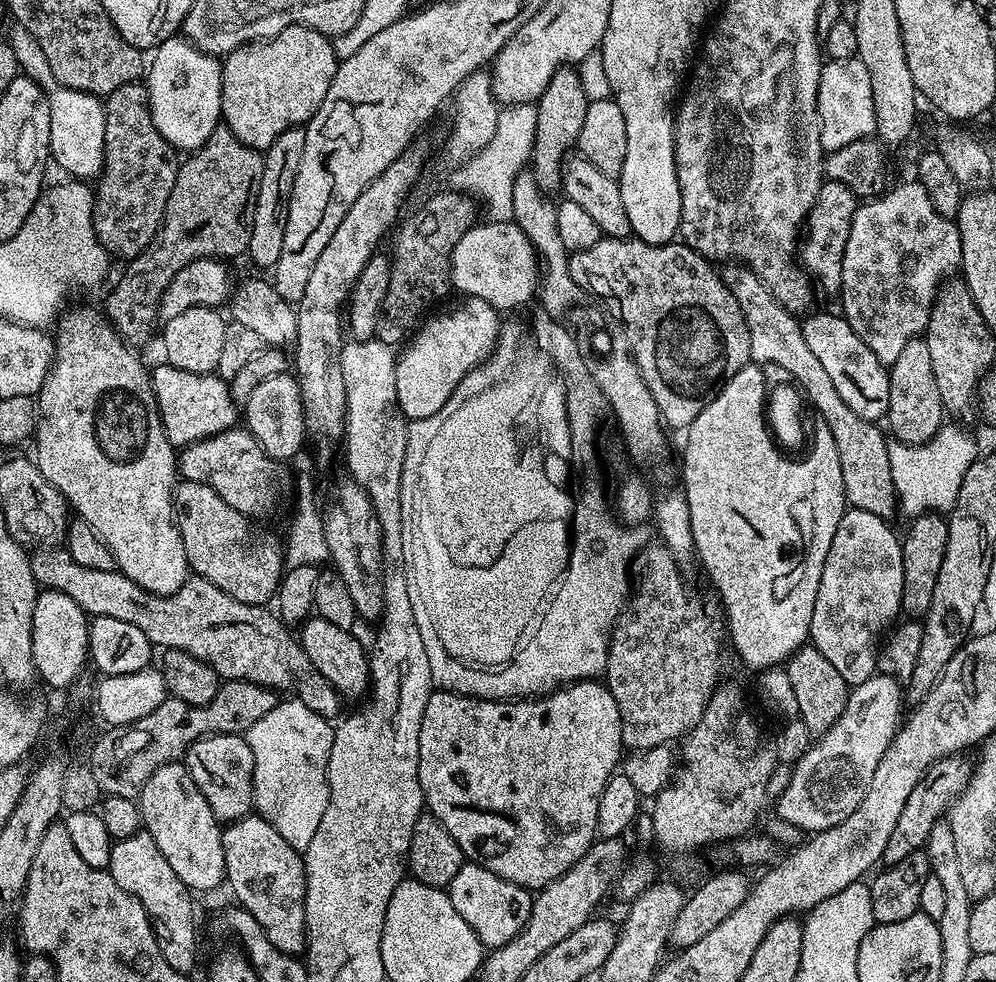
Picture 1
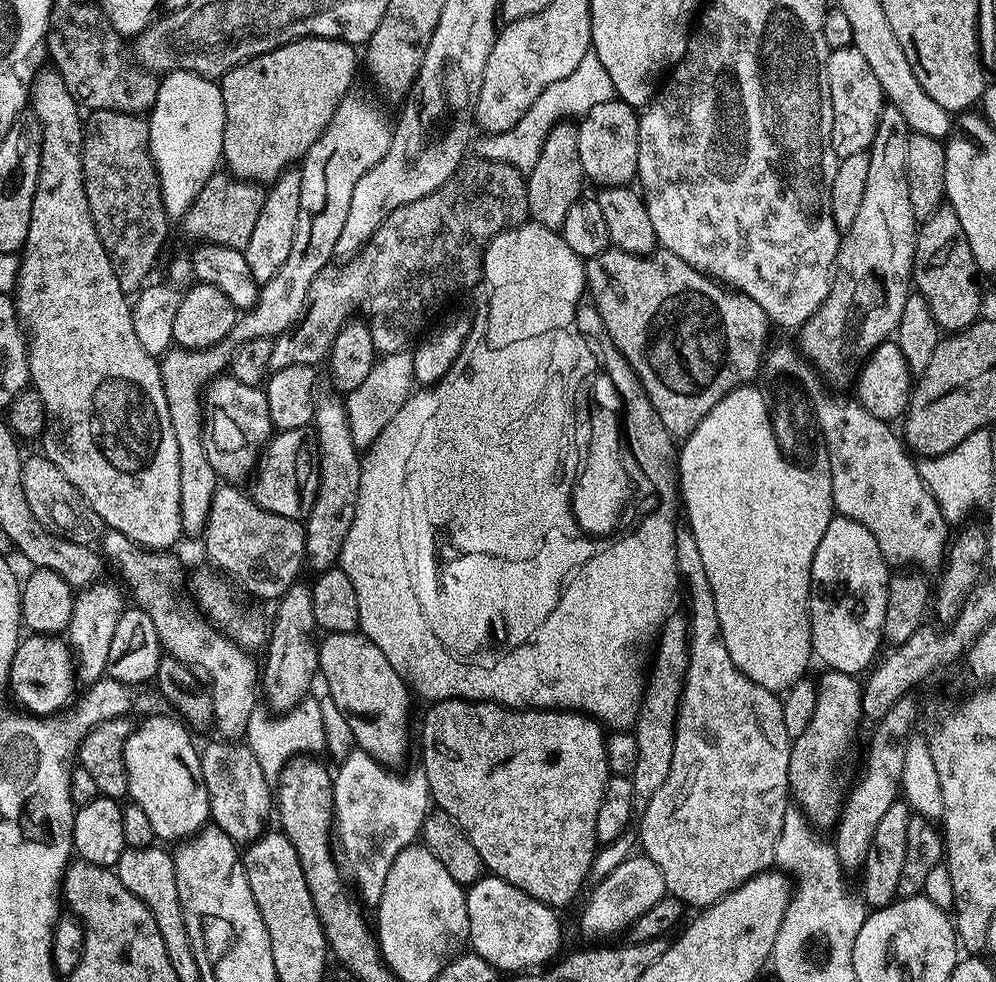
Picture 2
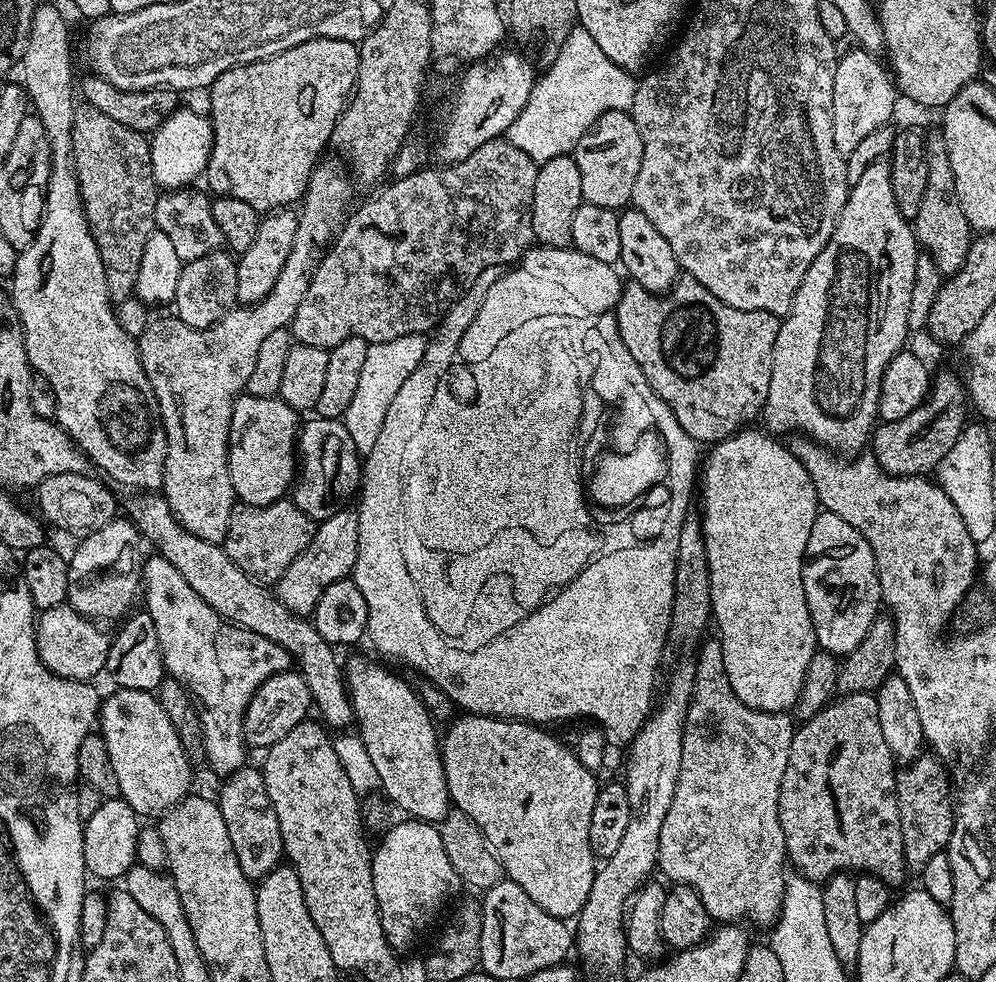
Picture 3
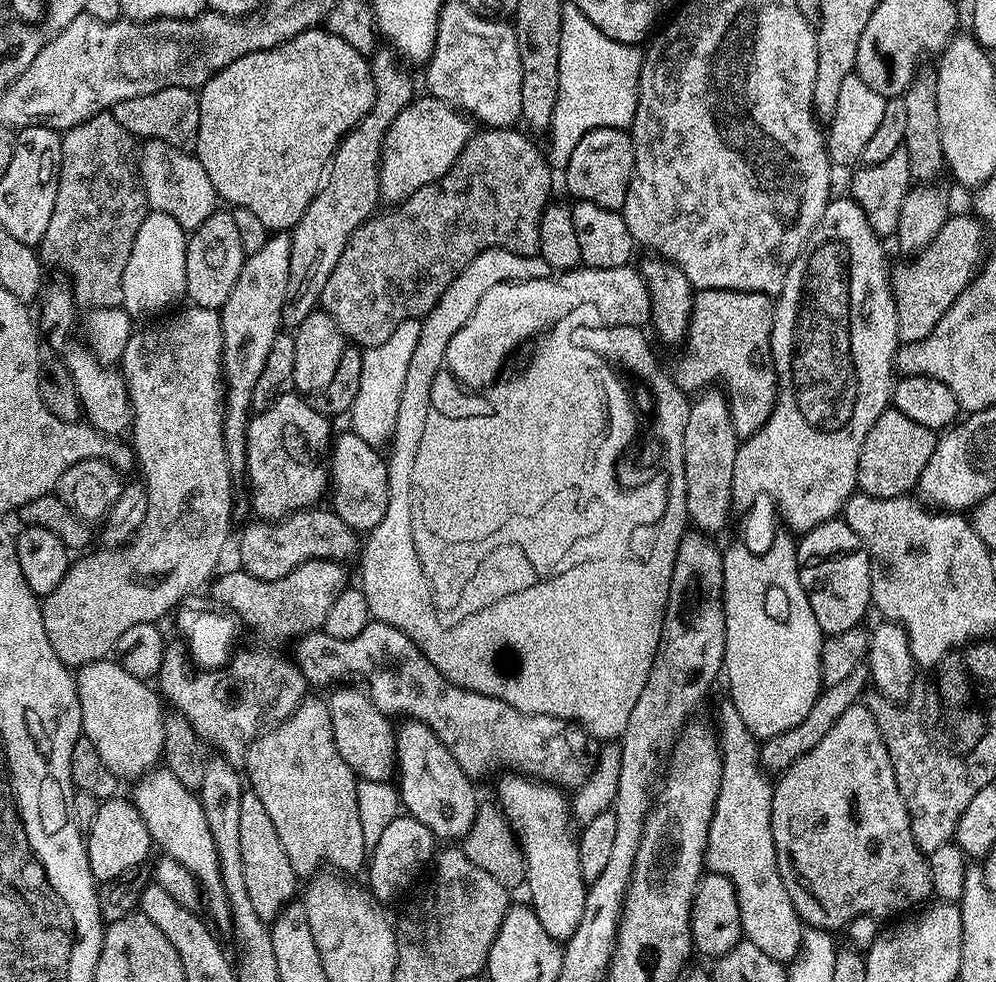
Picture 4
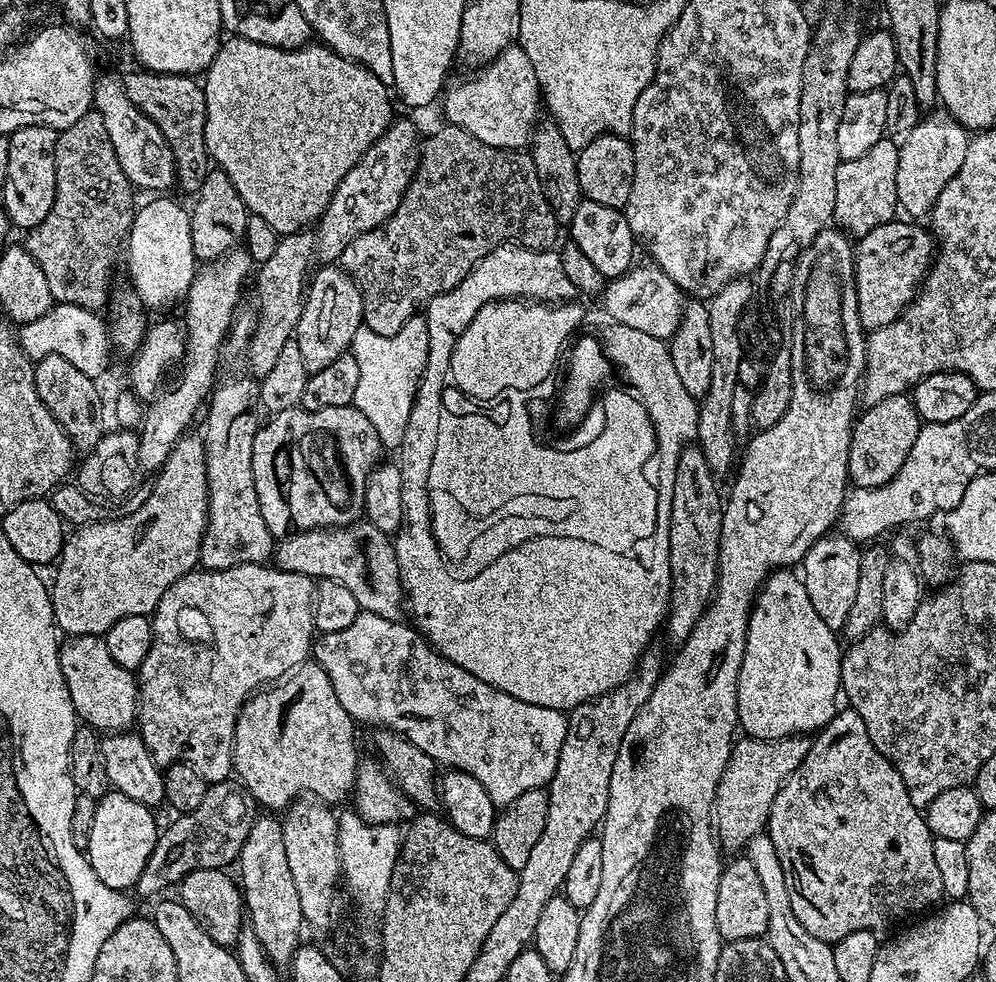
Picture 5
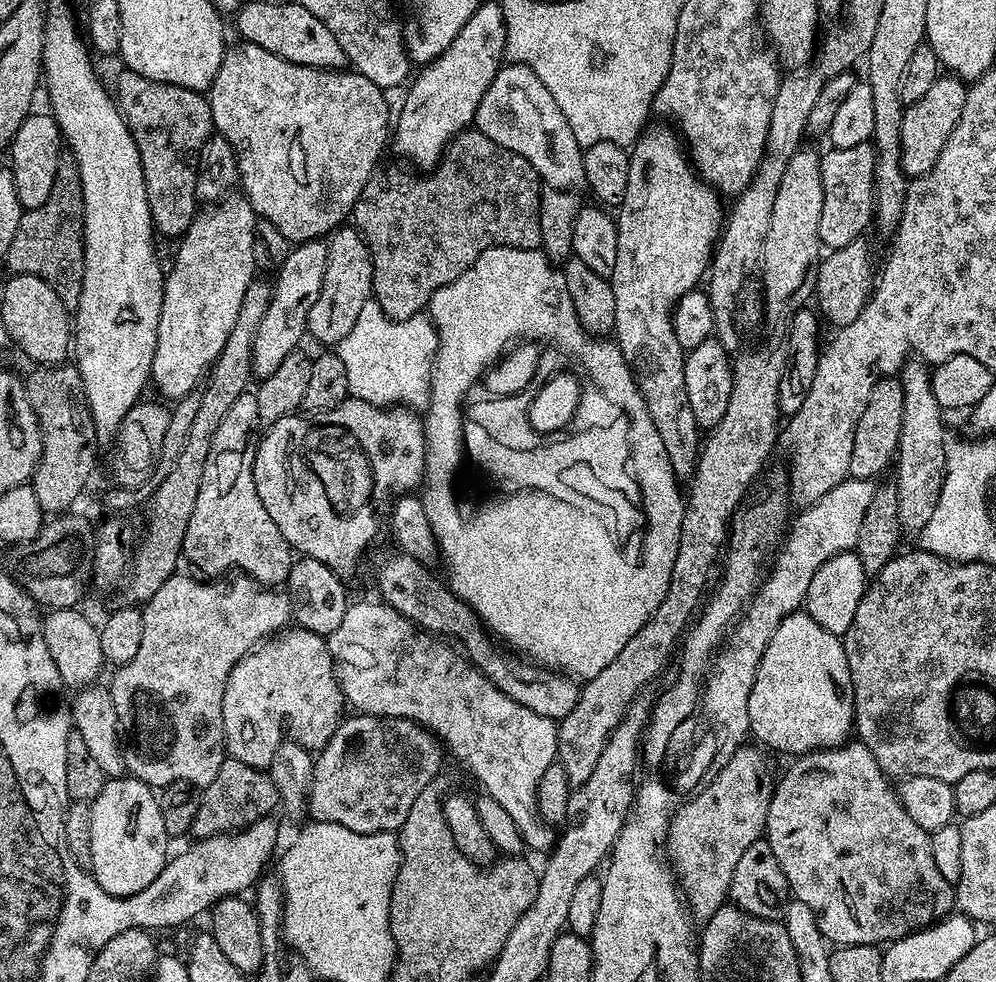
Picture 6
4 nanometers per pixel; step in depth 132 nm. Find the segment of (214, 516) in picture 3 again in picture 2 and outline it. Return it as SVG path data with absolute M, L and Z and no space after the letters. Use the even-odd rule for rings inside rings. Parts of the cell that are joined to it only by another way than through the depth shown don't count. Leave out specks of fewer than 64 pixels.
M348 94L341 100L340 105L334 110L330 122L322 130L322 134L310 146L310 150L304 155L299 165L300 173L300 205L298 206L298 222L294 226L294 238L290 242L290 254L286 262L278 266L278 270L270 279L260 284L260 297L256 305L247 309L237 319L236 325L232 327L230 340L233 345L245 344L259 336L275 338L282 332L289 331L292 325L304 315L304 309L308 303L308 291L310 282L322 271L329 267L333 259L338 234L342 234L342 226L346 222L346 210L350 210L350 194L354 194L354 182L374 166L390 150L392 145L392 130L394 124L384 112L379 112L372 104L367 104L360 96ZM221 342L209 348L173 347L159 361L162 386L166 390L166 402L170 406L170 418L174 434L178 438L178 470L180 471L180 509L182 526L187 535L199 537L204 531L212 499L218 487L218 477L206 458L204 449L204 409L202 389L208 381L216 379L229 367L234 348L231 343Z

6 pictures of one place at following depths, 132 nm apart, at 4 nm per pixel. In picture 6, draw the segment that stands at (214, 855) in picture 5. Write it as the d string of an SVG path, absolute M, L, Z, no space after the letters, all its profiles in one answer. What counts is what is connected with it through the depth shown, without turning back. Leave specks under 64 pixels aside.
M225 758L222 770L218 770L210 786L202 789L198 799L200 805L198 814L194 814L191 835L203 838L238 832L241 828L249 828L254 822L269 817L280 804L280 791L267 771L246 766L246 762Z

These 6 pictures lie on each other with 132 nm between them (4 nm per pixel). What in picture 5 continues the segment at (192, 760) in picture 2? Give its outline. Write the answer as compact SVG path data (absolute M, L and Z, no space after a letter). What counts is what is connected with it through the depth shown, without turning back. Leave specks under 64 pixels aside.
M69 636L60 644L60 665L66 690L70 690L77 717L104 734L116 734L136 724L138 680L129 669L118 666L98 636Z

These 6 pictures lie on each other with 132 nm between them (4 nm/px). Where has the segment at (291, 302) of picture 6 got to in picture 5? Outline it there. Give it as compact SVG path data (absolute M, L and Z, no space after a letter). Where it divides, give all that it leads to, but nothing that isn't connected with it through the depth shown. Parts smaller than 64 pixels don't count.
M393 119L378 142L374 142L374 146L370 146L370 150L366 150L366 154L362 154L360 161L352 167L350 174L338 182L326 210L321 214L318 221L320 232L315 233L316 256L324 259L321 261L339 261L354 238L372 232L392 217L416 175L421 148L422 140L416 137L415 126L408 120Z

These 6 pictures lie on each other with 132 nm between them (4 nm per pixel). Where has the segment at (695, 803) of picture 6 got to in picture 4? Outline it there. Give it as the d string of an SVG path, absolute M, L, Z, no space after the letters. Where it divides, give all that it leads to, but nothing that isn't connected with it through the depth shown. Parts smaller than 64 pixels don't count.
M861 666L852 671L843 682L824 688L820 693L820 697L814 702L814 706L810 706L808 717L802 722L798 722L798 726L794 726L777 736L769 736L763 741L760 749L761 765L772 774L787 772L788 767L795 760L801 760L806 753L814 750L814 746L818 746L818 742L822 742L822 738L826 738L826 734L830 734L830 726L834 726L834 722L838 722L838 718L842 718L842 714L846 714L846 710L850 710L850 706L858 703L861 697L865 695L869 684L868 669Z

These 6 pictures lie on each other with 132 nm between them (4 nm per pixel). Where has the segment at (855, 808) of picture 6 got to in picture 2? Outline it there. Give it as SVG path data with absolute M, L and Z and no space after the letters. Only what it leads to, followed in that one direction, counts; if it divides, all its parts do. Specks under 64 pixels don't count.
M824 670L821 673L816 680L818 702L814 705L814 718L810 718L810 726L806 726L806 730L802 730L802 734L792 740L788 786L791 799L807 816L808 823L817 829L831 829L842 807L842 791L836 786L836 763L847 750L864 716L864 690L857 677L845 672Z

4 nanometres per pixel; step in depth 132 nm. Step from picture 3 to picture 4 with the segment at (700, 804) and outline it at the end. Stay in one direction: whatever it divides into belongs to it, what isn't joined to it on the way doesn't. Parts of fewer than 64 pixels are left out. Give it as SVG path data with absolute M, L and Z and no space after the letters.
M724 698L720 704L720 713L717 714L716 720L720 723L718 727L718 743L720 745L720 755L722 756L722 778L720 779L720 793L716 799L716 808L712 812L712 821L708 827L708 850L706 853L706 864L709 869L718 874L722 874L726 878L730 878L730 882L736 888L736 897L740 903L740 917L742 918L742 928L744 930L743 939L749 940L754 946L758 946L758 950L762 950L762 954L770 954L770 958L781 962L791 962L800 954L800 949L804 943L805 929L802 927L800 916L796 912L794 902L790 898L790 894L786 890L786 886L780 877L780 867L776 861L776 847L774 846L774 838L772 837L772 790L773 781L770 779L769 773L765 771L760 762L761 745L758 743L757 737L746 726L746 722L742 722L742 718L738 714L738 710L733 706L731 699Z

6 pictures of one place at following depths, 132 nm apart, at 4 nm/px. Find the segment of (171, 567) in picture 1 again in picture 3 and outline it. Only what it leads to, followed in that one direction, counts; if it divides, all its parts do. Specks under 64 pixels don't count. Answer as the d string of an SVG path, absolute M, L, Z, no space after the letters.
M48 2L41 3L32 19L23 68L22 87L28 94L31 111L39 116L42 126L46 126L46 138L50 138L52 147L44 216L34 242L30 242L30 246L17 255L16 268L10 277L10 303L24 331L28 361L32 364L33 373L52 387L52 396L56 399L54 419L72 439L73 445L82 449L89 461L95 467L97 464L113 485L156 490L164 483L168 436L164 432L164 419L160 417L160 407L150 386L150 378L146 378L146 370L142 370L137 341L122 330L116 317L108 293L108 275L104 273L104 263L84 213L72 157L74 114L78 107L77 101L72 101L72 36L59 10Z

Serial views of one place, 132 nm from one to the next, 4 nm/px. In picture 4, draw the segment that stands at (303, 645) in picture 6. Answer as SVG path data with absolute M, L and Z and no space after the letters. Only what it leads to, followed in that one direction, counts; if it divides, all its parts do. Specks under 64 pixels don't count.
M305 698L288 719L274 727L261 731L248 747L246 780L262 798L297 877L311 877L325 866L344 874L361 871L366 864L366 845L358 814L358 777L338 754L327 703Z

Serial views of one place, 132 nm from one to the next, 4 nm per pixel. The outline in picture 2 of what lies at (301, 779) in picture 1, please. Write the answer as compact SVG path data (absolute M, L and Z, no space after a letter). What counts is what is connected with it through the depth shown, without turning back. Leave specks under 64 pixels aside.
M305 698L288 712L279 714L269 714L263 711L257 710L252 713L248 723L246 743L254 754L254 758L258 758L258 766L262 766L262 774L266 774L270 782L279 781L289 761L303 757L305 754L316 754L312 752L325 751L326 729L322 726L319 699Z

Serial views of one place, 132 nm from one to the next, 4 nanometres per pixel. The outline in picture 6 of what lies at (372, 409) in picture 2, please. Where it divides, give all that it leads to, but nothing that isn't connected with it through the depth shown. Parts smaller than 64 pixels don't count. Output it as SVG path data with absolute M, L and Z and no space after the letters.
M369 298L350 334L346 334L338 345L338 354L346 365L349 393L355 399L376 404L379 408L403 406L413 410L426 409L430 402L432 370L439 344L436 328L427 315L392 320L375 299Z

